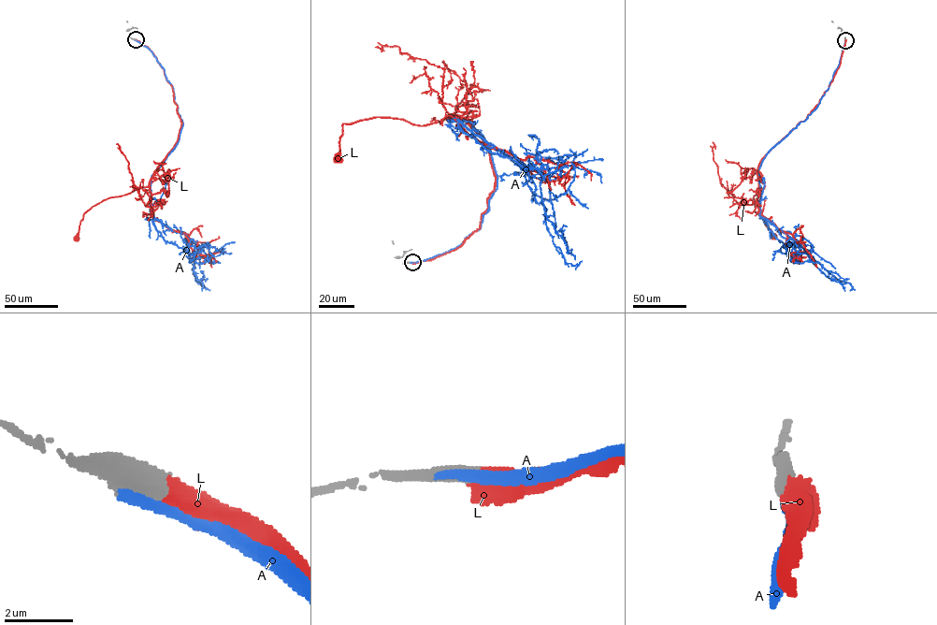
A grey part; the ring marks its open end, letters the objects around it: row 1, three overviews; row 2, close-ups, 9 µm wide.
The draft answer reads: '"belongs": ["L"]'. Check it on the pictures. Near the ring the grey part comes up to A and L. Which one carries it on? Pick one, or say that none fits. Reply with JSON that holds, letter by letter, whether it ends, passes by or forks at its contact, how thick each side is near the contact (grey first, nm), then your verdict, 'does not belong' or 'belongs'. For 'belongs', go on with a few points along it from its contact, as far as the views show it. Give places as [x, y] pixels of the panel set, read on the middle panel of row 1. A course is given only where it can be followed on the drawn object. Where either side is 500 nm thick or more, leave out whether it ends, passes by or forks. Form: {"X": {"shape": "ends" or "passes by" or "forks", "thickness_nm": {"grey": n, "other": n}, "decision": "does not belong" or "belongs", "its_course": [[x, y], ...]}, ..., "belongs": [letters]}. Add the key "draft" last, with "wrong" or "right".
{"A": {"thickness_nm": {"grey": 650, "other": 460}, "decision": "does not belong"}, "L": {"thickness_nm": {"grey": 550, "other": 700}, "decision": "belongs", "its_course": [[412, 262], [479, 227], [496, 176], [482, 139], [458, 116], [423, 125], [372, 117], [343, 123], [337, 157]]}, "belongs": ["L"], "draft": "right"}

